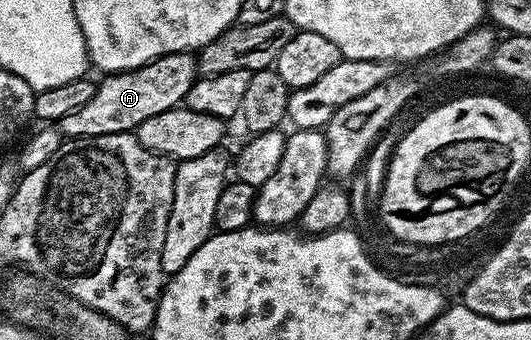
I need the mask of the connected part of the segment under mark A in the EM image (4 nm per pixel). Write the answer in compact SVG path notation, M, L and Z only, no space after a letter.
M187 50L155 58L138 70L125 70L122 74L102 77L103 80L100 79L97 82L95 96L91 96L91 100L87 100L87 104L83 104L83 108L75 108L75 112L71 112L71 116L61 118L60 133L69 140L92 140L95 136L136 131L137 126L143 124L143 120L147 120L151 116L159 116L159 112L167 112L172 106L182 105L191 84L197 81L198 77L196 57Z

